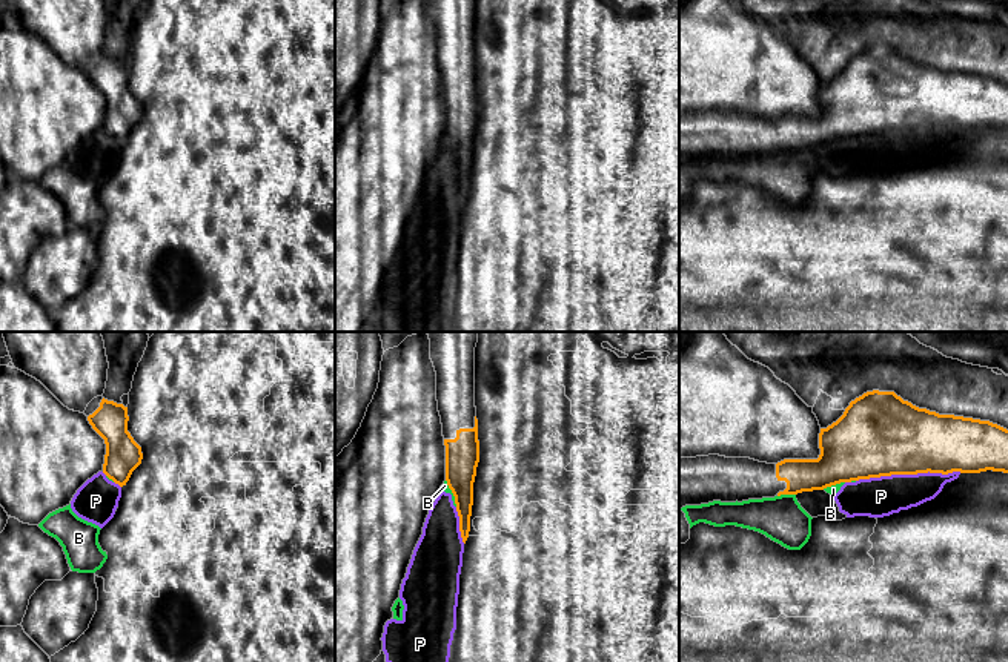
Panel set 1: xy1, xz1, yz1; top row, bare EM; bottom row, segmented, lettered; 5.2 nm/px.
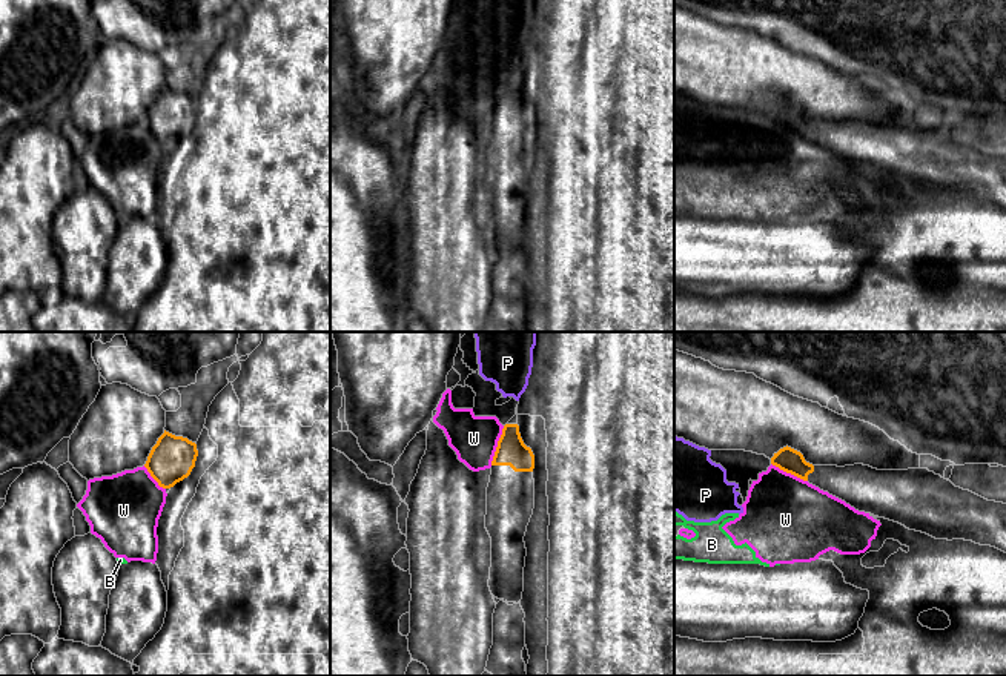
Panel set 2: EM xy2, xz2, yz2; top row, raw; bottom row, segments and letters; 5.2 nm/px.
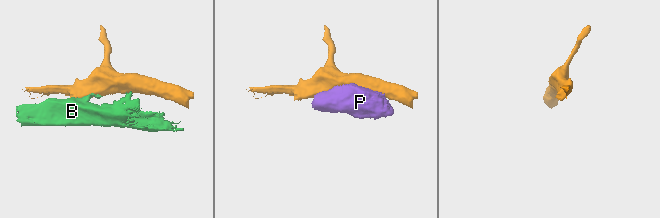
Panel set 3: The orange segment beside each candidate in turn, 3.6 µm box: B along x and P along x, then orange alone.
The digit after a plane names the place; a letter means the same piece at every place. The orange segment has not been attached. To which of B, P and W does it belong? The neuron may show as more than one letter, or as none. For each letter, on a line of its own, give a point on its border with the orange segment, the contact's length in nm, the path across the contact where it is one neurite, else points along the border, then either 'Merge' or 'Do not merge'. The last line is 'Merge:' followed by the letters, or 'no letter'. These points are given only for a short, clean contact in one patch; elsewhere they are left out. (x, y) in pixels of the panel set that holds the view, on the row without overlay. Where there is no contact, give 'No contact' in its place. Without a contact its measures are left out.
B: Touches orange at yz1 (785, 149). Shared border 100 nm. Boundary: yz1 (795, 149), (781, 149), (778, 152). Do not merge
P: Touches orange at yz1 (908, 129). Shared border 550 nm. Do not merge
W: Touches orange at xz2 (498, 102). Shared border 220 nm. Boundary: xz2 (504, 82), (490, 120). Do not merge
Merge: no letter

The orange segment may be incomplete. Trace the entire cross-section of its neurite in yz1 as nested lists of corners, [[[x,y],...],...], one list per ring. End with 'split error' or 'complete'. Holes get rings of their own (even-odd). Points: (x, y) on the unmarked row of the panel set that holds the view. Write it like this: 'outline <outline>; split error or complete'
outline [[[867,48],[819,89],[817,115],[784,115],[778,120],[719,111],[679,114],[679,164],[713,157],[797,151],[859,135],[917,129],[1008,129],[1008,86],[990,77],[939,71],[904,57],[894,48]]]; split error

